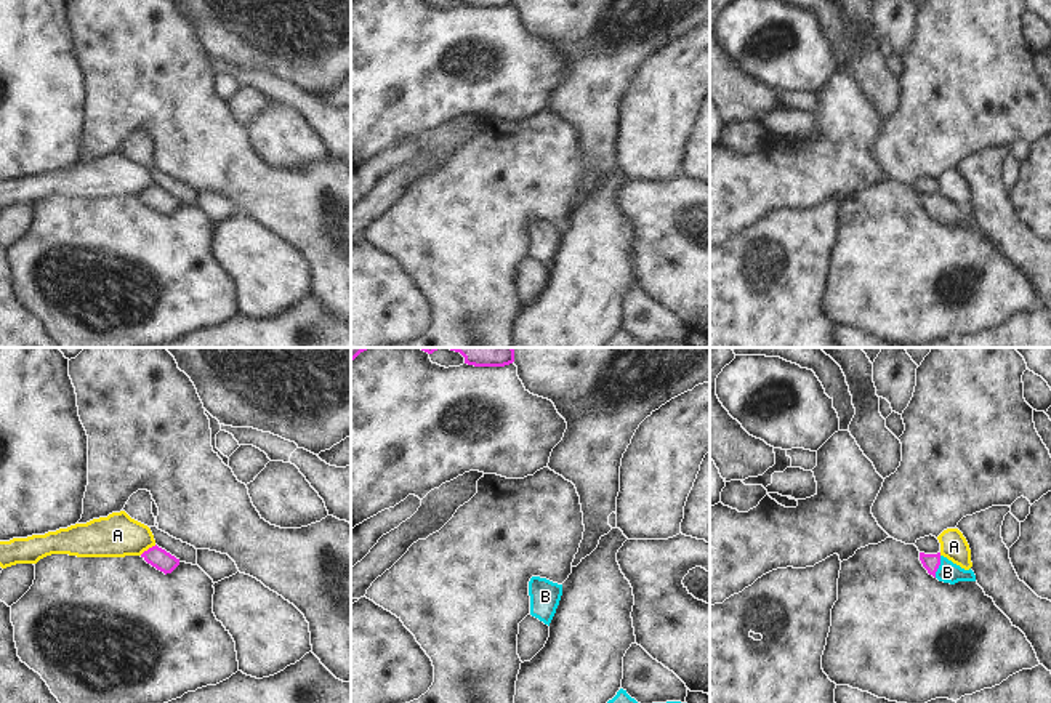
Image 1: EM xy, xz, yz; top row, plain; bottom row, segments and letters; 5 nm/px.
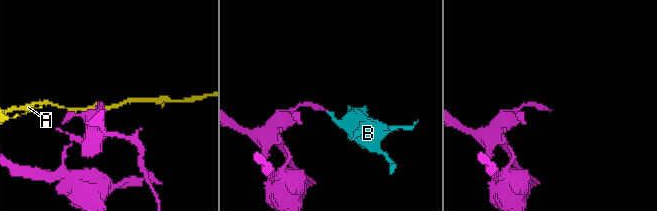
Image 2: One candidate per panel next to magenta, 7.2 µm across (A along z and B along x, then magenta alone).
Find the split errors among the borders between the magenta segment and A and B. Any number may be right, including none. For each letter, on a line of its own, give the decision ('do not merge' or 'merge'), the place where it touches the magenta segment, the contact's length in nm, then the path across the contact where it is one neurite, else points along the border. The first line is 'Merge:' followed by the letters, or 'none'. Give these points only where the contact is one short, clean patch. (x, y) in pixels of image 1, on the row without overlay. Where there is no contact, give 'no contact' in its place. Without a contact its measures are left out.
Merge: B
A: do not merge; meets magenta in xy at (149, 189); contact 100 nm long; border along xy (156, 186), (140, 196)
B: merge; meets magenta in yz at (938, 208); contact 120 nm long; runs through yz (931, 204), (938, 208), (947, 213)

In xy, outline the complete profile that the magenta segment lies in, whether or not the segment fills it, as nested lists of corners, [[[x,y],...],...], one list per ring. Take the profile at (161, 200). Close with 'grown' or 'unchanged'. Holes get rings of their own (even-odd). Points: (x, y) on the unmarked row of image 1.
[[[157,186],[144,192],[141,199],[165,216],[171,215],[179,207],[179,200],[159,189]]]; unchanged

